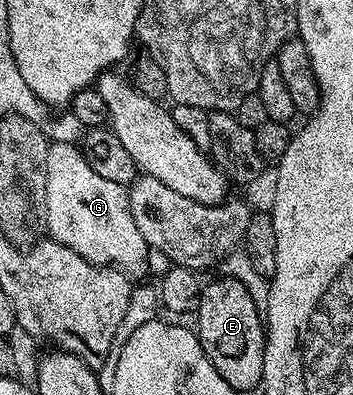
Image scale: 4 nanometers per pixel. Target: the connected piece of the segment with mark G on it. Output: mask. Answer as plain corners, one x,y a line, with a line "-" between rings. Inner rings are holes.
50,142
47,152
45,229
52,241
63,244
96,266
113,266
138,280
149,270
151,251
143,232
135,228
126,187
106,180
87,164
82,147
72,142

